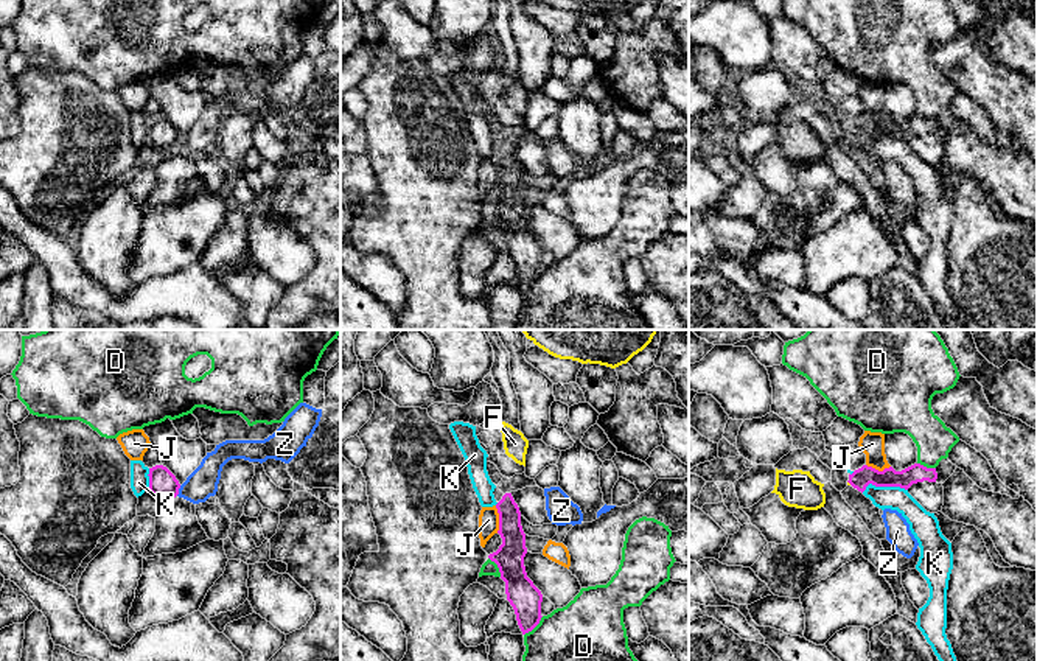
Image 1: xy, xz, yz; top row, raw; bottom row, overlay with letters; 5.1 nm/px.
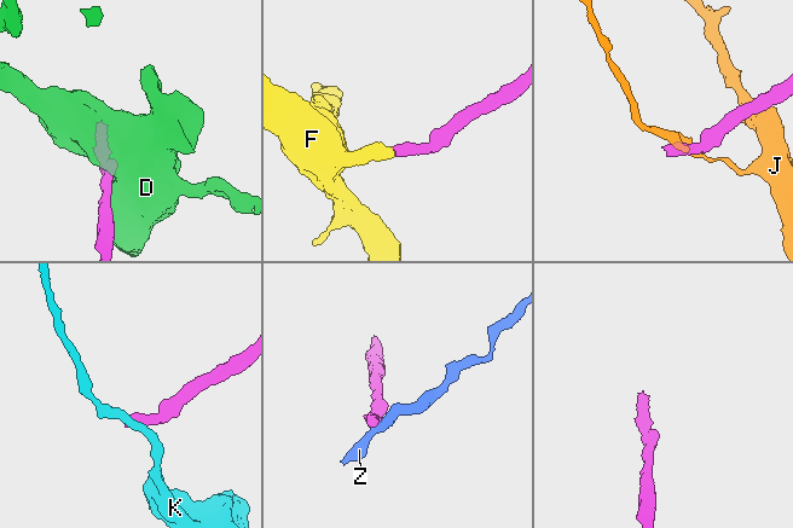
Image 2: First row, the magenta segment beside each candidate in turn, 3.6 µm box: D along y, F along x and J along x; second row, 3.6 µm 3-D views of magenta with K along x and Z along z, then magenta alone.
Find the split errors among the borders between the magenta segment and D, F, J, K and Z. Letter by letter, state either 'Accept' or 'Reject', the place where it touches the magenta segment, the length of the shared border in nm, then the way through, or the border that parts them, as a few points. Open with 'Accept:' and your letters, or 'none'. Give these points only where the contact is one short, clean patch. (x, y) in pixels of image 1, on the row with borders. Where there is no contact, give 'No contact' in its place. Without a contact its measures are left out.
Accept: F
D: Reject. Touches magenta at xz (534, 627). Shared border 140 nm
F: Accept. Touches magenta at yz (849, 482). Shared border 30 nm. Path across: yz (862, 478), (849, 482), (848, 482)
J: Reject. Touches magenta at xz (499, 520). Shared border 140 nm. Boundary: xz (495, 506), (498, 532)
K: Reject. Touches magenta at yz (883, 486). Shared border 240 nm. Boundary: yz (907, 490), (869, 484), (862, 492)
Z: Reject. Touches magenta at xy (178, 490). Shared border 60 nm. Boundary: xy (181, 486), (176, 495)

